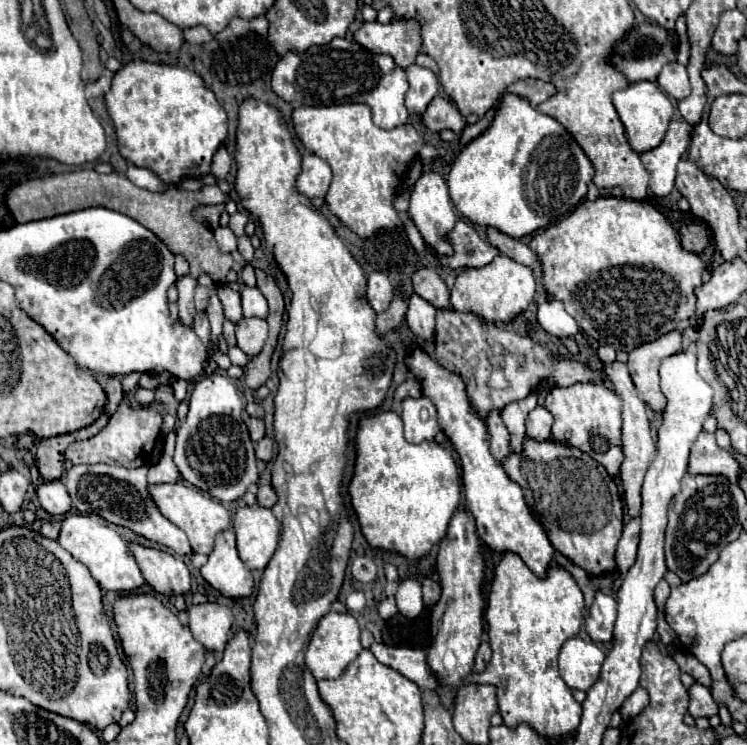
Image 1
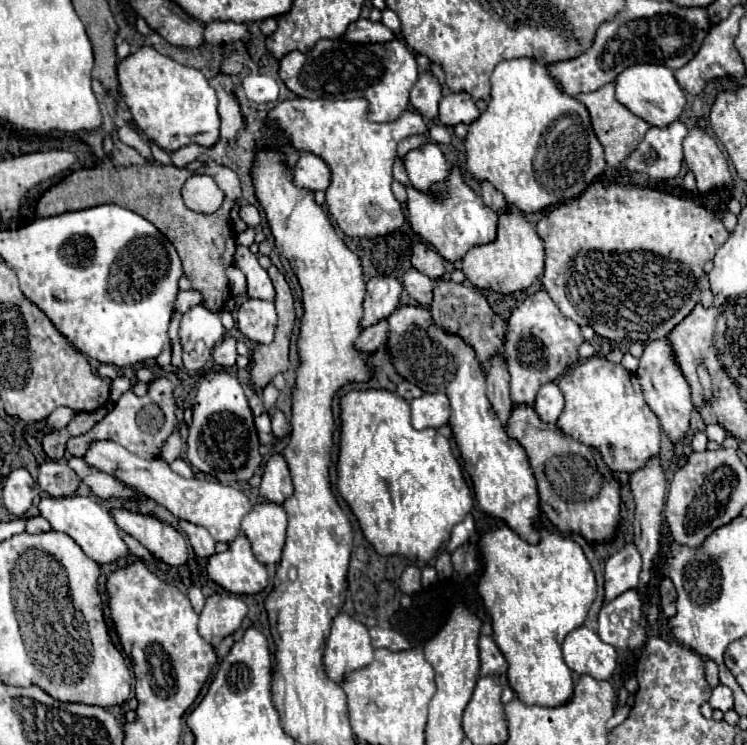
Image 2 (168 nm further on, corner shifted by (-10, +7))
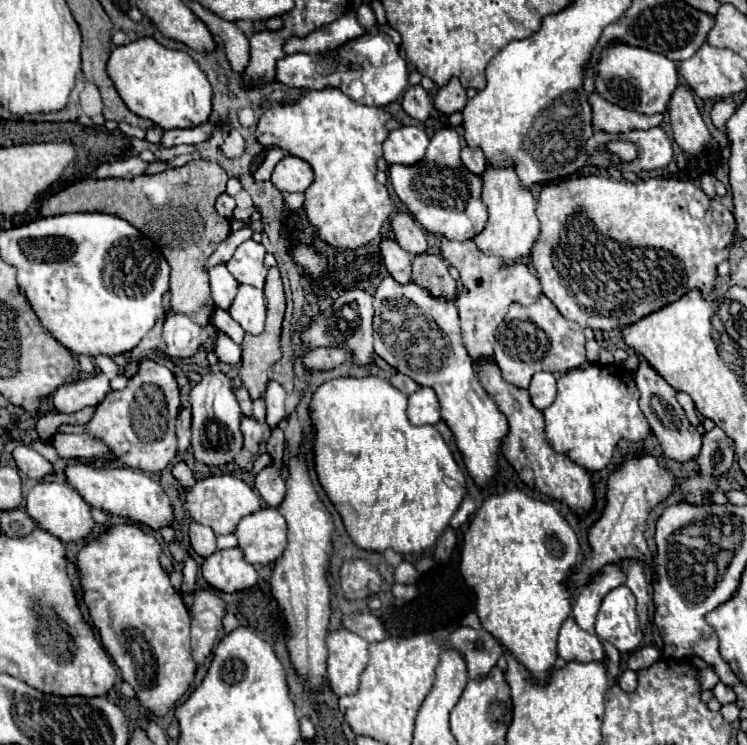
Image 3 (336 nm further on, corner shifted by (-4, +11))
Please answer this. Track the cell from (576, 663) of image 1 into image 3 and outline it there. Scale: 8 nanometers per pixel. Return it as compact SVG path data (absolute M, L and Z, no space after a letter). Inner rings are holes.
M570 616L568 620L564 620L558 634L558 656L562 656L566 662L594 662L604 658L604 648L598 636L582 630Z

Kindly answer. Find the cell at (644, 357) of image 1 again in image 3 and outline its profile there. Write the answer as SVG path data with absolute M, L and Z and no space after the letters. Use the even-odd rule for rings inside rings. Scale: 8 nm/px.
M644 360L640 362L640 366L634 374L634 380L636 380L636 386L640 390L640 410L648 418L648 424L650 424L652 432L656 434L666 458L676 460L680 464L686 464L688 460L694 460L700 454L702 434L698 432L696 426L690 424L684 408L678 404L676 390Z

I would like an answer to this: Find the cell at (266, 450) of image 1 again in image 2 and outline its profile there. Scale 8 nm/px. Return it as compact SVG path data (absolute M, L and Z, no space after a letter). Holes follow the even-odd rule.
M276 412L276 414L272 416L272 432L274 432L274 436L282 438L282 436L286 434L286 430L288 430L288 422L286 422L284 414L282 414L282 412Z

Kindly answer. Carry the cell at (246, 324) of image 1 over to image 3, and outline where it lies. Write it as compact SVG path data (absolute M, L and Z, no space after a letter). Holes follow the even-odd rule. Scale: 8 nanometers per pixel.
M240 284L238 294L228 312L248 334L260 334L264 330L266 320L266 300L262 290L252 288L248 284Z

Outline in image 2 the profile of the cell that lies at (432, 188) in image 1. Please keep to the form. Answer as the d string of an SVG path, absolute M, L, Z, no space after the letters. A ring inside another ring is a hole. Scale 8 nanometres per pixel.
M432 142L408 152L404 166L408 170L412 186L422 192L432 190L436 184L446 184L446 176L450 172L442 150Z

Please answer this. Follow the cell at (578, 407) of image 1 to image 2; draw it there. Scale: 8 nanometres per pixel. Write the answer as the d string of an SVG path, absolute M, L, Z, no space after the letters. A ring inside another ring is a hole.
M592 356L560 376L558 388L564 394L566 406L556 426L578 442L600 450L612 472L630 474L660 452L660 422L646 404L636 376L624 366Z

